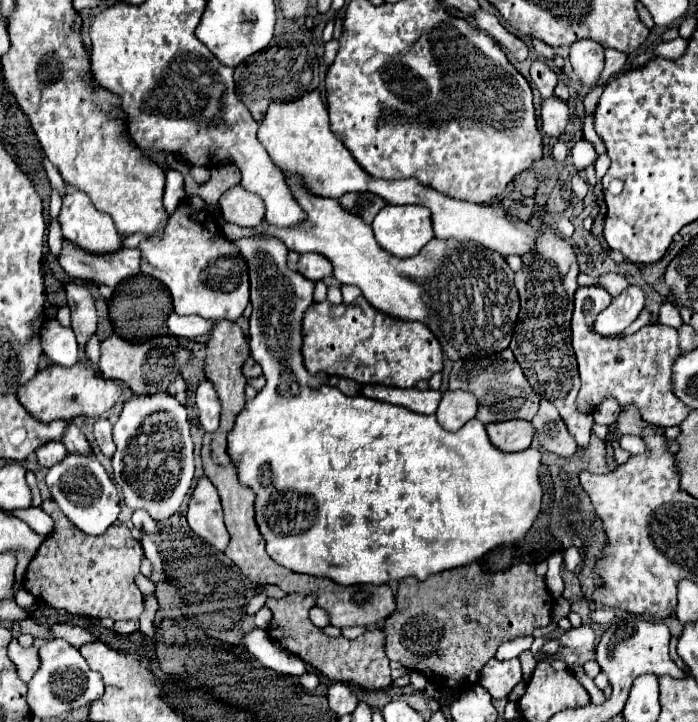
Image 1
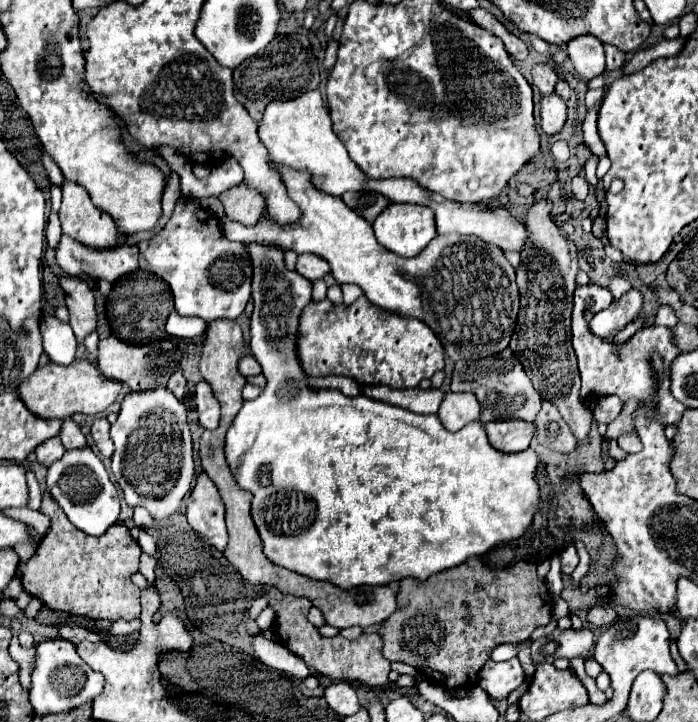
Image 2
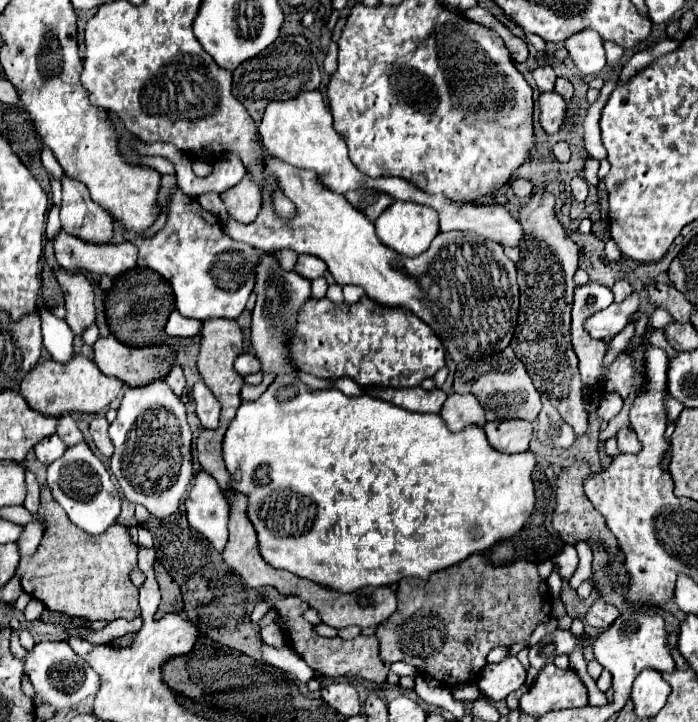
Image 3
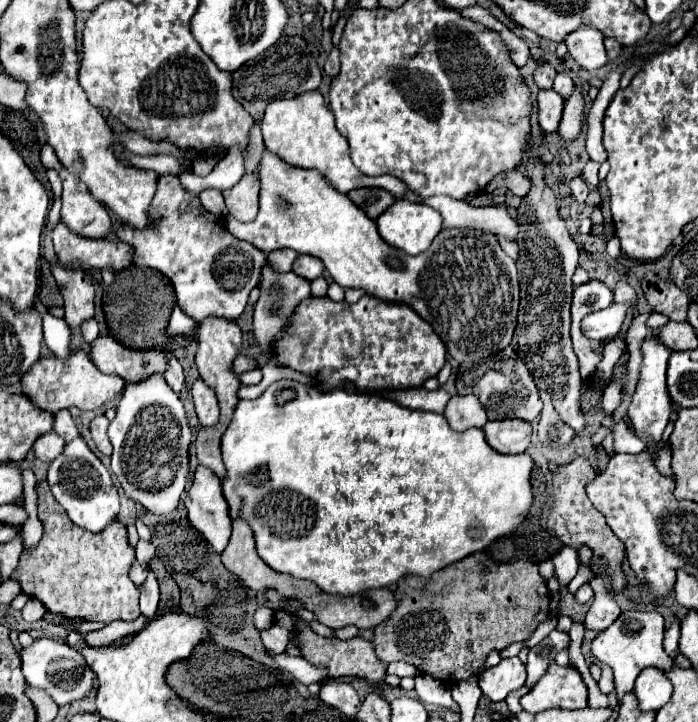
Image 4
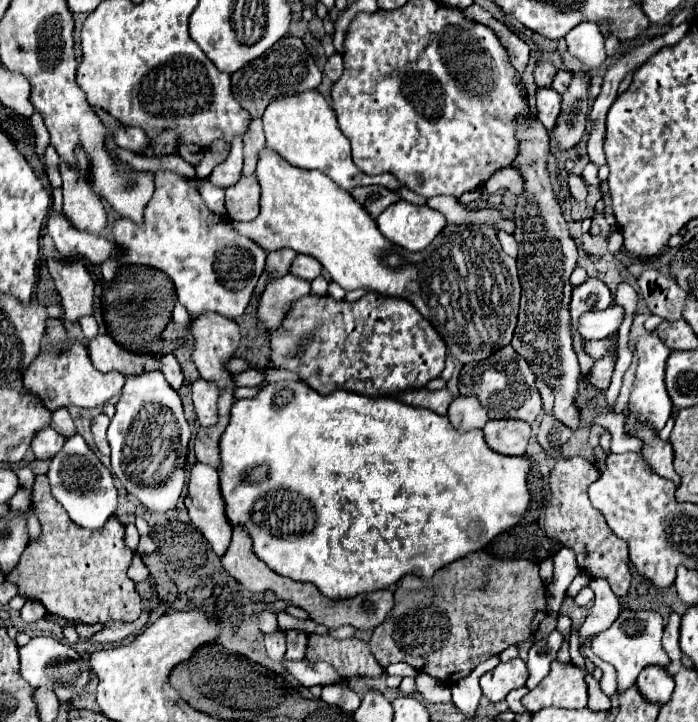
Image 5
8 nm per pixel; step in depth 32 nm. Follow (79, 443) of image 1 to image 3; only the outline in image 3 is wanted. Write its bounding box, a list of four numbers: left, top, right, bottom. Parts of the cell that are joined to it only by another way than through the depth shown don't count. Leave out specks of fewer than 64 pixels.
[56,416,84,446]

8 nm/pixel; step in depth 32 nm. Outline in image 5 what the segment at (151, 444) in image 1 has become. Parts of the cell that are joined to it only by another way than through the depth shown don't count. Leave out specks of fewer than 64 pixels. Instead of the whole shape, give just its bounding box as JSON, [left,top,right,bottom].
[108,372,190,514]

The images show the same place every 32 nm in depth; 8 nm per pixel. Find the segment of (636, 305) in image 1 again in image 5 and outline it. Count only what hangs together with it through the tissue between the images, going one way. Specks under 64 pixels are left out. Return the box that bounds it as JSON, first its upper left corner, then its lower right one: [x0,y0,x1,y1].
[578,304,624,340]

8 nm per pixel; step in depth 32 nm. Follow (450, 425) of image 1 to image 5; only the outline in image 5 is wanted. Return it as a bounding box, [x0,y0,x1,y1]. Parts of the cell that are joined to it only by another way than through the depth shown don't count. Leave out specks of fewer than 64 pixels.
[448,396,488,432]

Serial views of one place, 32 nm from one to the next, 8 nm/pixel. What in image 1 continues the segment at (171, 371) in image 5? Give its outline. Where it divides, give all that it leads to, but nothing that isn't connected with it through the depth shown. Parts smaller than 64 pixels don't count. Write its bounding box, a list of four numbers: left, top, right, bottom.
[168,376,186,406]

